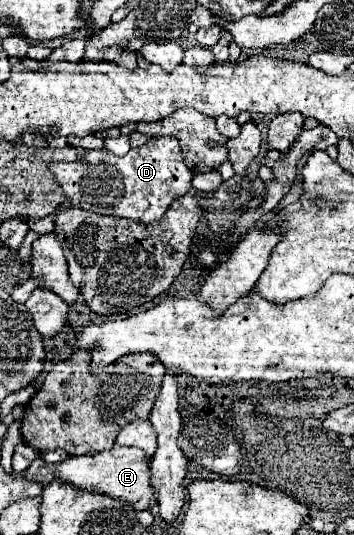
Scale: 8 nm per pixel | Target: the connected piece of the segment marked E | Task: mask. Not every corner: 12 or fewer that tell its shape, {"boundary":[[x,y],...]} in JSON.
{"boundary":[[138,448],[68,456],[26,480],[74,488],[150,510],[148,458]]}

